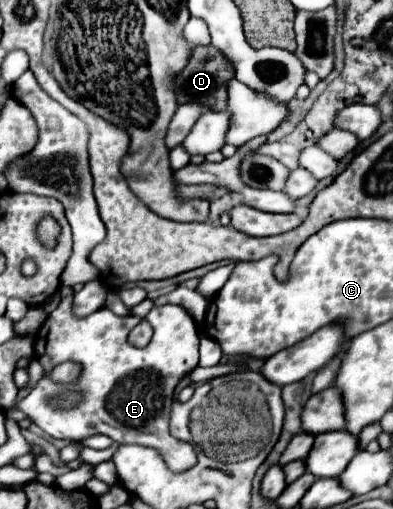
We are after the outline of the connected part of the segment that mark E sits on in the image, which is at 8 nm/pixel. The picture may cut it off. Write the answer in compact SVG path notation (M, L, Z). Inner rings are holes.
M63 298L61 304L47 316L47 320L41 324L41 328L35 332L33 348L35 358L43 366L45 372L49 372L53 366L73 360L83 366L83 374L79 382L75 384L55 384L49 378L41 378L39 384L33 388L33 392L19 402L19 410L23 410L39 428L43 428L53 438L65 438L73 442L83 442L85 438L93 434L105 434L111 440L119 444L145 444L153 446L161 452L165 464L173 472L183 472L195 464L195 452L189 442L179 442L169 434L169 408L173 402L173 390L177 382L197 366L199 362L199 332L193 322L193 318L187 314L185 308L165 304L159 308L153 308L145 320L153 326L153 338L145 348L135 348L127 342L127 334L131 328L139 324L137 316L117 316L109 308L101 308L87 318L71 318L71 304L73 298ZM61 394L79 394L81 404L73 408L57 408L51 404Z

